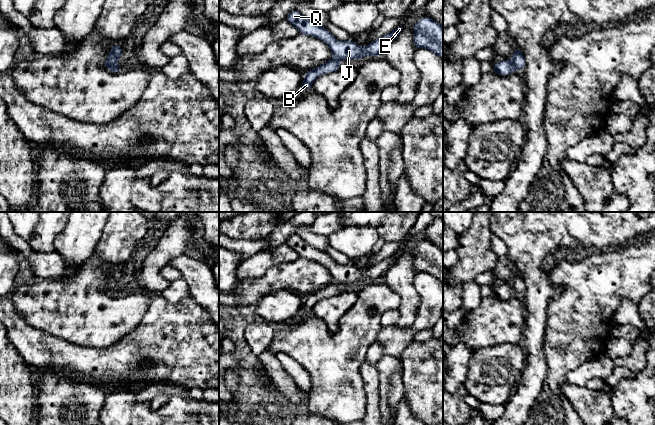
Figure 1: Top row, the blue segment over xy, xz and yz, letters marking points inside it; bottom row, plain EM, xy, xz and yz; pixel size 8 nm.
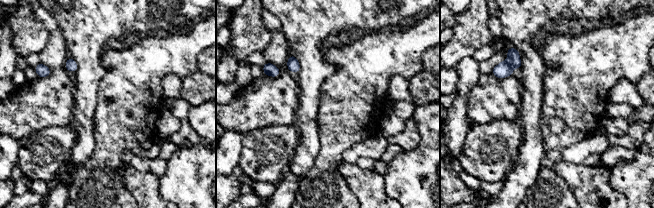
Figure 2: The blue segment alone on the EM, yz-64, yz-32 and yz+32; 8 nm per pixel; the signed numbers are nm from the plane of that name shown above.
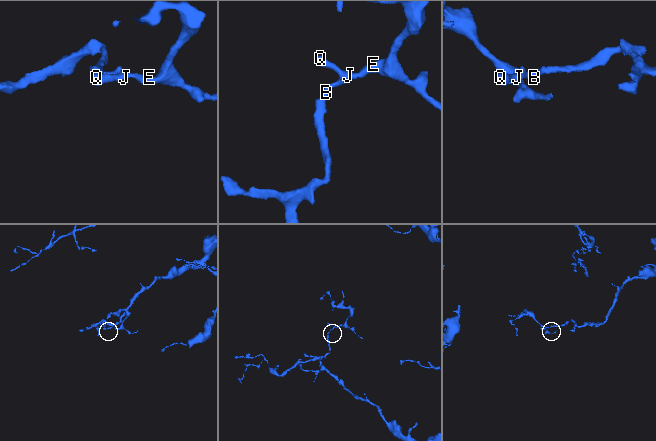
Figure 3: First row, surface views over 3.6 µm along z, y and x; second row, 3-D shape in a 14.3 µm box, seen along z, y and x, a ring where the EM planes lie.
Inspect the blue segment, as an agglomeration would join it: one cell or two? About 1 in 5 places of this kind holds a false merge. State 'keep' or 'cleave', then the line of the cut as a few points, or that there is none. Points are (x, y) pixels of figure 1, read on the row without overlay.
cleave; cut in yz along (510, 284), (516, 292)

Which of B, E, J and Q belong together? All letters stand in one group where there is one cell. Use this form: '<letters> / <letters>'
B / E J Q

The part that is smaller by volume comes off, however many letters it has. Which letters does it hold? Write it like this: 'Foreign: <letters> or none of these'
Foreign: E, J, Q

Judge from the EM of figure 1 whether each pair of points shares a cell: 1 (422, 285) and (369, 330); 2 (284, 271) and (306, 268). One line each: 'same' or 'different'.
1: different
2: same

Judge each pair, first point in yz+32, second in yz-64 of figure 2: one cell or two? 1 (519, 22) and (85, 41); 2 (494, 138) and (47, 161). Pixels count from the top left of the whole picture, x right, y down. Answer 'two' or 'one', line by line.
1: one
2: one

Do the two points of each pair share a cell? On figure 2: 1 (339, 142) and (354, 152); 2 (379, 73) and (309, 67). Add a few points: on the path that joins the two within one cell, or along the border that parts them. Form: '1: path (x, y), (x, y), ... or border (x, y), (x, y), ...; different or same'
1: border (370, 137), (347, 148), (342, 154), (343, 161); different
2: border (325, 51), (334, 70), (322, 89); different

